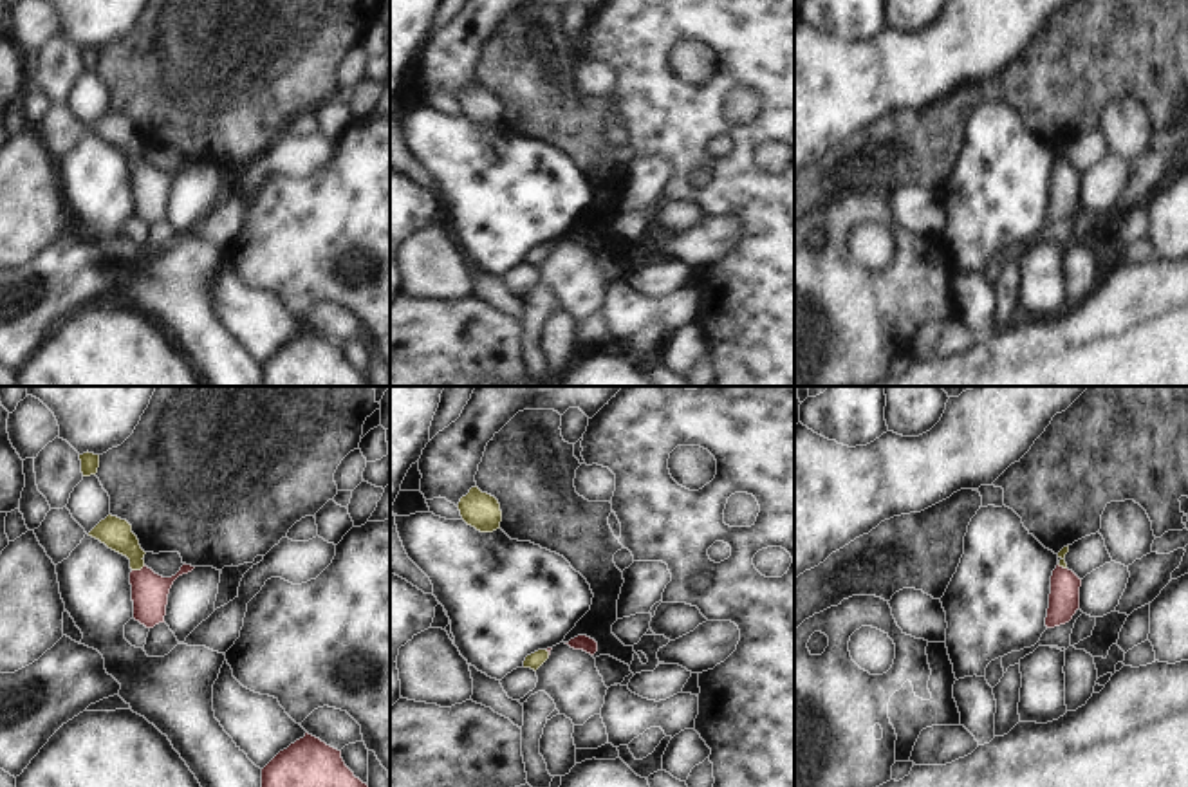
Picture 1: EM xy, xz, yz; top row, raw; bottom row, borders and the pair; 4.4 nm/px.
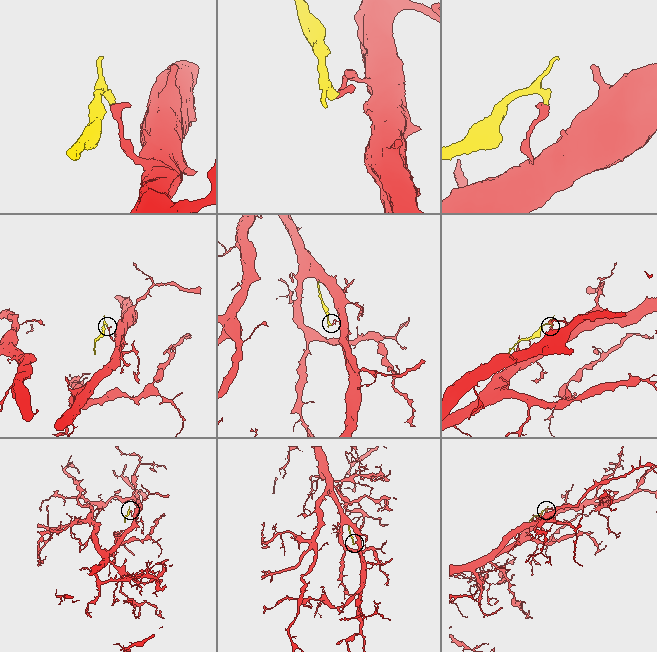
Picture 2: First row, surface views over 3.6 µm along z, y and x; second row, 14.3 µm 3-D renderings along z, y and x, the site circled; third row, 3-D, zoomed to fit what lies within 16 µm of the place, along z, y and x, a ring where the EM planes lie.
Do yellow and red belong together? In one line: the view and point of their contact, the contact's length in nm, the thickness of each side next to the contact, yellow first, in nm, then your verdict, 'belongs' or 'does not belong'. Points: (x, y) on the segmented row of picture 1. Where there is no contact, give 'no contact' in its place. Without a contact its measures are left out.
meets yellow in xy at (138, 569); contact 70 nm long; 140 nm thick on the yellow side, 160 nm on the other; belongs

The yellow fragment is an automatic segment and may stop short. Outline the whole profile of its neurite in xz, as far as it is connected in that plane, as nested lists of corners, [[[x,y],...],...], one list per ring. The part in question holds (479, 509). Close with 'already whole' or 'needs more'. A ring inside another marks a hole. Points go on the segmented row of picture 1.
[[[477,486],[459,502],[462,520],[480,532],[500,529],[502,511],[495,496],[482,493]]] | already whole

